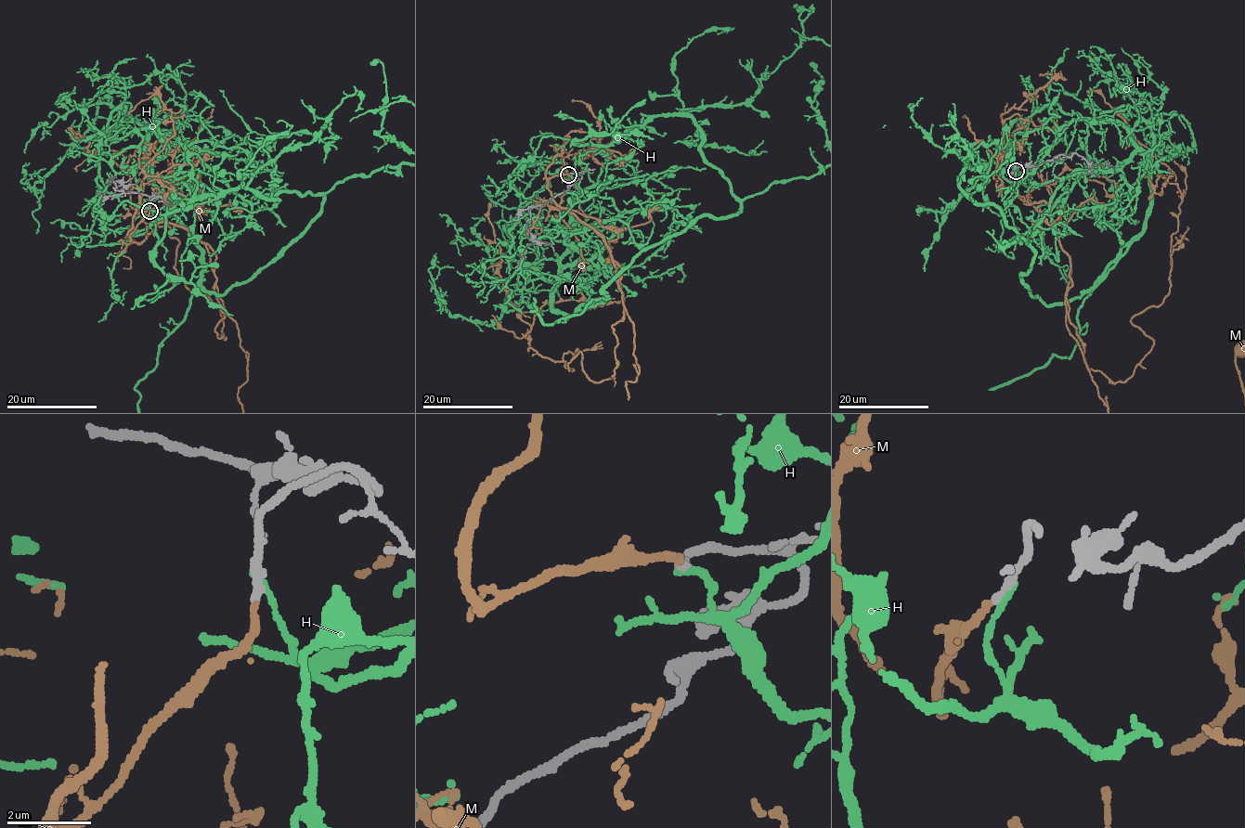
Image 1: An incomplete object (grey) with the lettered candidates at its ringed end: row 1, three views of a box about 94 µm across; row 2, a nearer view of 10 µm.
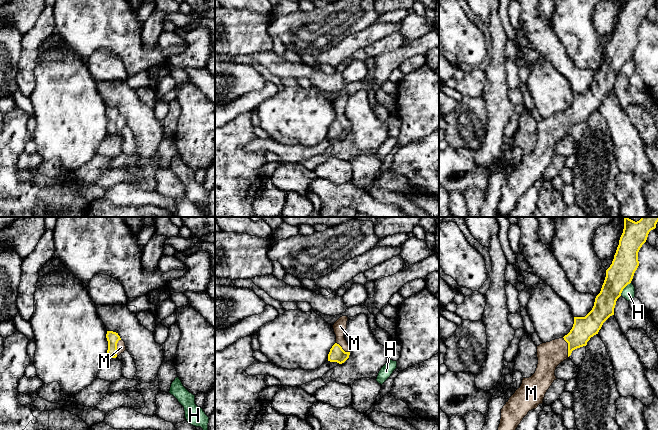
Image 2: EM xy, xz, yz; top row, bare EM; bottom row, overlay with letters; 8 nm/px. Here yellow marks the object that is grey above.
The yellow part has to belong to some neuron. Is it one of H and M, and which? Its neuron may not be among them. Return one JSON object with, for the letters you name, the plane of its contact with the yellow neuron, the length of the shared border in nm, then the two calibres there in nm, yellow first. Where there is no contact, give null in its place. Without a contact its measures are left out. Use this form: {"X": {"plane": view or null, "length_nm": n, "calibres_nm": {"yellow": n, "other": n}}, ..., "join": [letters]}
{"M": {"plane": "yz", "length_nm": 170, "calibres_nm": {"yellow": 180, "other": 200}}, "join": ["M"]}

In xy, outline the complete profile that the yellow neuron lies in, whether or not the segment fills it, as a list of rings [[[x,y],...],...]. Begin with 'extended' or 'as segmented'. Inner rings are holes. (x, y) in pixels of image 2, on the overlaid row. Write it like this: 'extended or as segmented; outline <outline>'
extended; outline [[[107,331],[106,338],[108,341],[108,358],[116,358],[126,350],[125,342],[120,338],[118,333]]]

